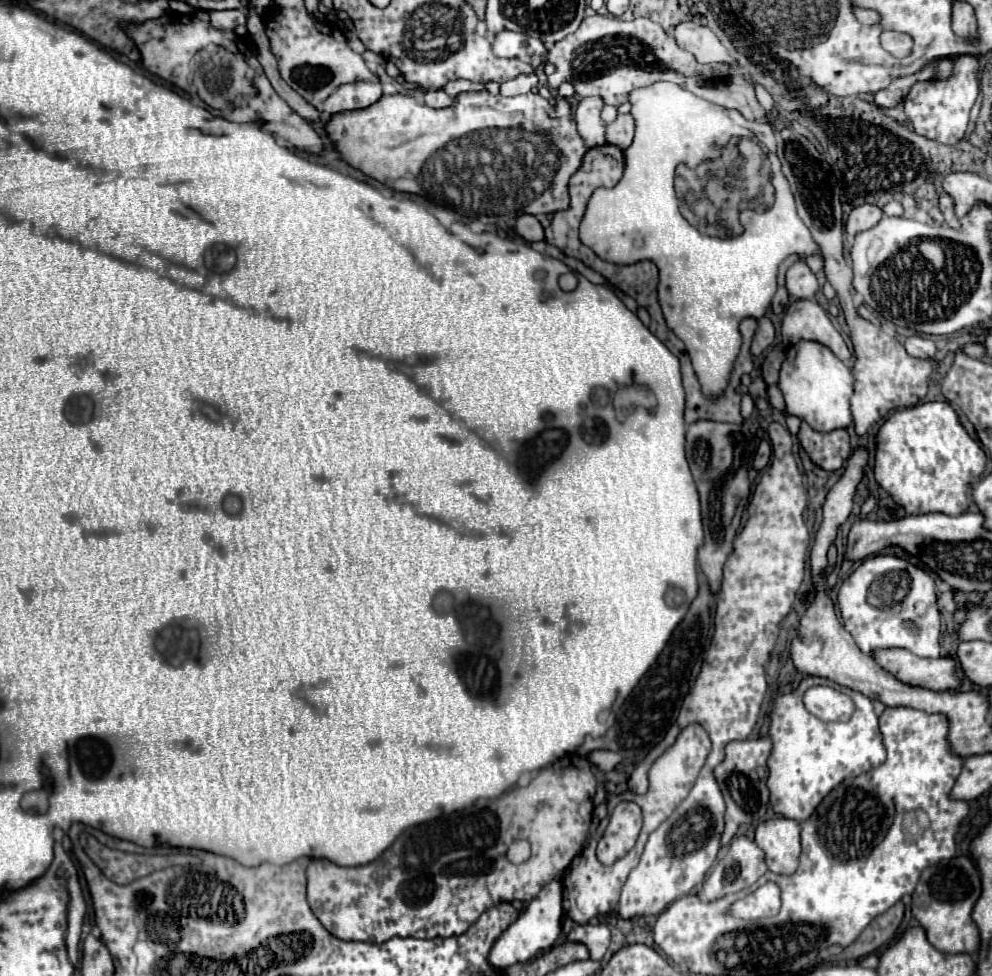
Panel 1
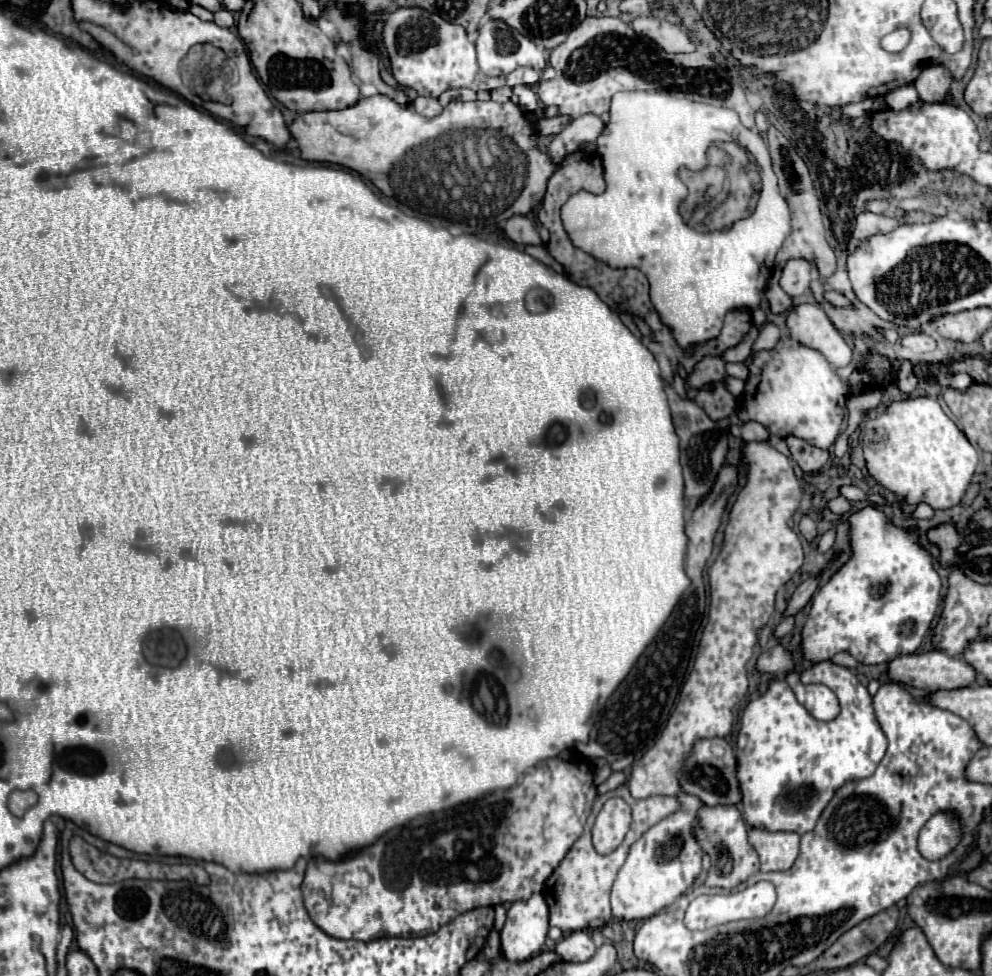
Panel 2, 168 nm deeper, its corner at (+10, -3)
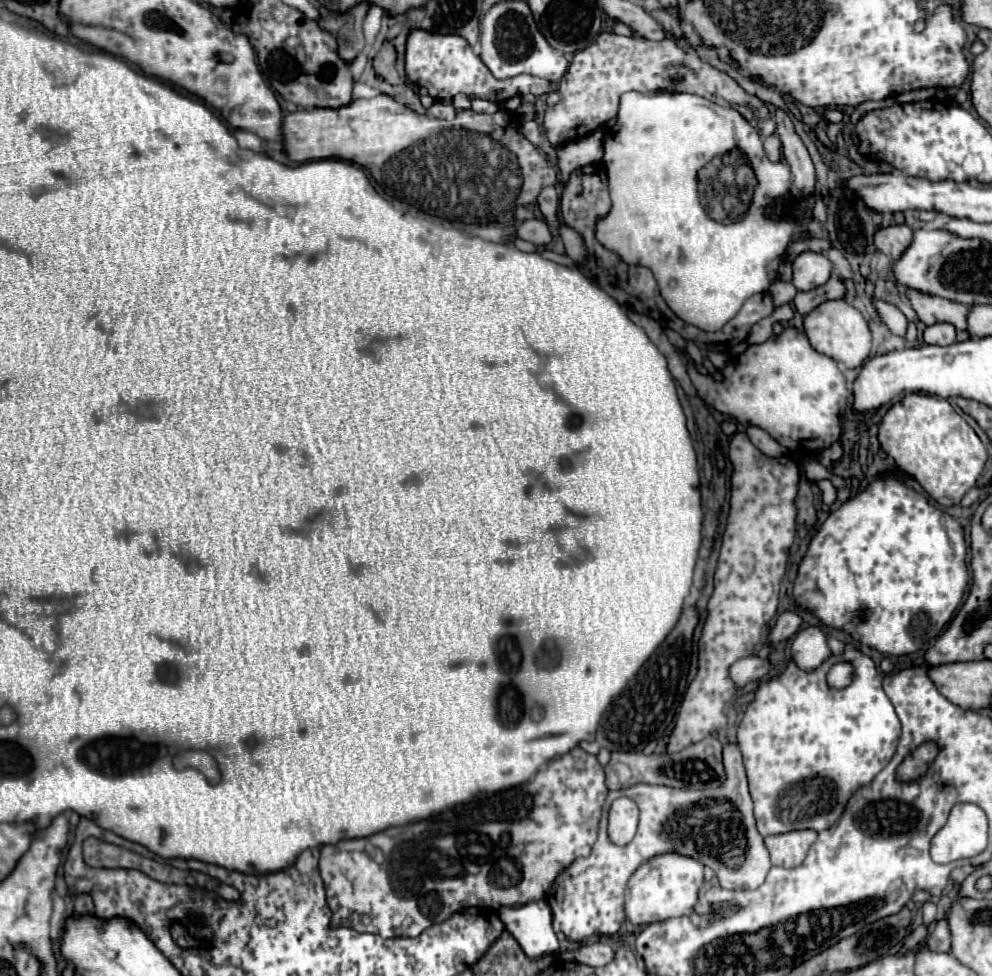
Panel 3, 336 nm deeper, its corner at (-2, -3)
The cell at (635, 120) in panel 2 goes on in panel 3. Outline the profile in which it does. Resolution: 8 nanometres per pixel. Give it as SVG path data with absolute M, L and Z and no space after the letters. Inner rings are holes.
M626 92L620 98L618 122L604 138L602 162L608 172L612 208L604 218L596 220L596 240L616 252L626 264L650 268L658 280L662 298L680 320L704 332L718 332L718 328L736 316L744 300L770 288L790 238L800 228L800 220L786 210L784 214L776 214L776 202L790 202L794 196L790 166L784 160L768 160L758 130L738 110L694 94ZM732 148L748 154L758 186L746 216L736 224L720 224L704 212L698 200L698 170L714 156L722 156Z

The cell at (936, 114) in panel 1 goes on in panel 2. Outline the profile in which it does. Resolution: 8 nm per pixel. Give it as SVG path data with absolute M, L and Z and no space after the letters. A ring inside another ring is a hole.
M912 84L896 88L896 90L886 94L886 104L890 108L906 108L906 106L910 106L914 102L918 102L918 92L916 92L916 88Z

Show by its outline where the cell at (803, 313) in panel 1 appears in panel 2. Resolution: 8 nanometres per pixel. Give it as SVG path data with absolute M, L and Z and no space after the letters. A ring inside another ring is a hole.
M800 304L792 308L786 324L794 340L822 352L832 366L842 368L850 364L852 348L846 344L846 340L840 336L838 328L830 322L828 316L824 322L824 310L818 304Z

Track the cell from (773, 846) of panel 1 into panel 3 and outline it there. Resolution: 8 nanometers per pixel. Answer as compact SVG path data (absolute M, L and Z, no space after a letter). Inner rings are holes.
M794 830L794 832L764 838L766 848L772 856L772 864L782 868L794 868L802 864L814 840L816 840L814 830Z

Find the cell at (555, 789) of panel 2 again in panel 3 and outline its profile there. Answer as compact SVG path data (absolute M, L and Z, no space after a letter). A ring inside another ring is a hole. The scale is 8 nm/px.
M576 746L574 752L560 756L560 760L552 760L536 778L516 788L456 806L428 820L388 828L368 838L342 840L324 846L320 850L320 874L326 886L326 902L332 910L332 924L380 934L382 938L416 938L426 928L442 924L462 908L490 906L498 910L502 906L542 900L566 866L578 856L590 854L606 794L604 768L596 756ZM378 850L386 860L376 860ZM390 872L396 874L396 884L392 882Z

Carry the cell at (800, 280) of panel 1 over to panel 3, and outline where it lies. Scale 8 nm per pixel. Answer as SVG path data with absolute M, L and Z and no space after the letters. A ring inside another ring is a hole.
M802 252L794 260L794 280L796 290L812 290L828 282L832 264L828 258L816 252Z

